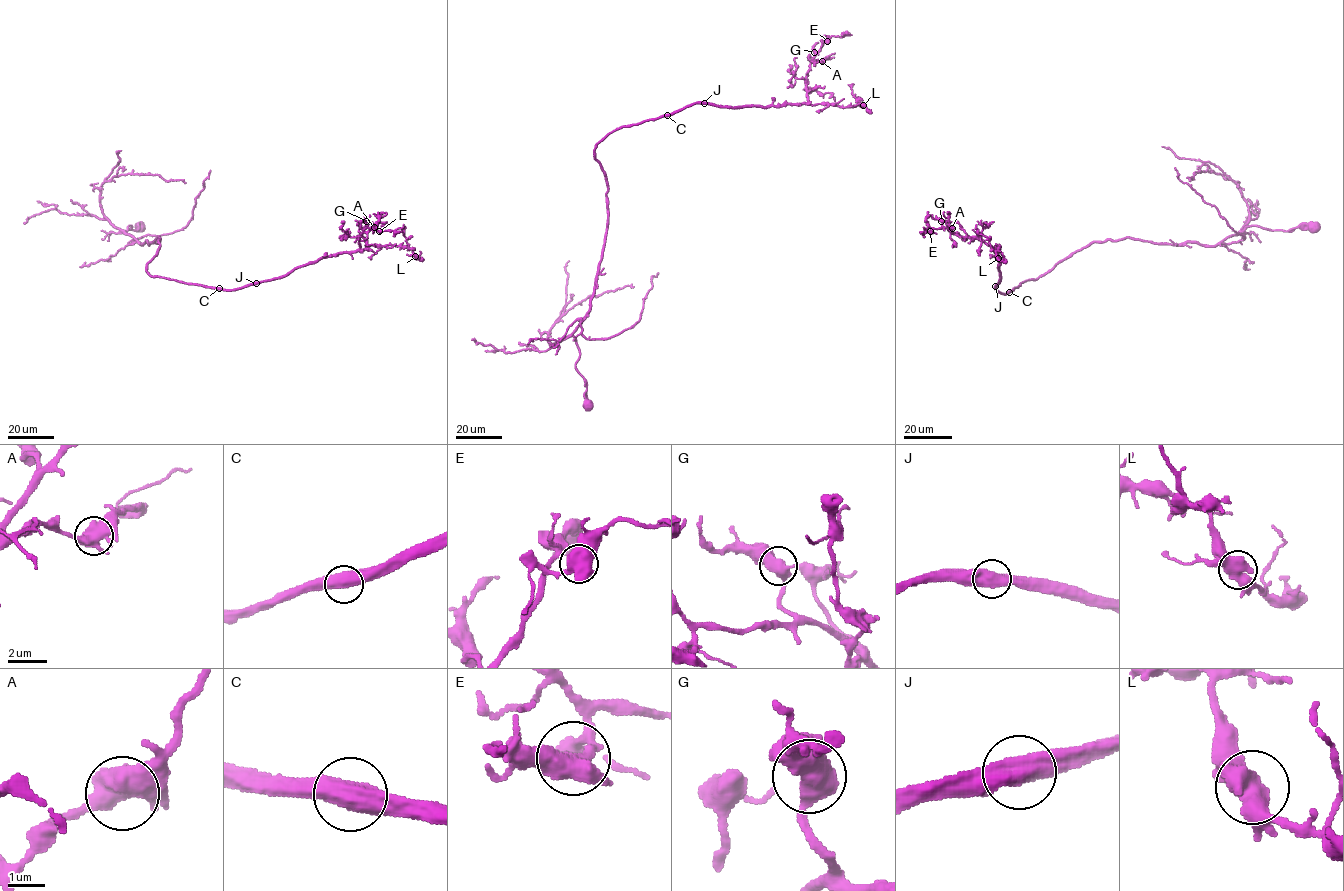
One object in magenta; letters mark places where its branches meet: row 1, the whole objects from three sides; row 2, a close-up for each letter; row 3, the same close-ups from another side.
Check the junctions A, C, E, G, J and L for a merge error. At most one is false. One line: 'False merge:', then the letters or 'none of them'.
False merge: none of them

